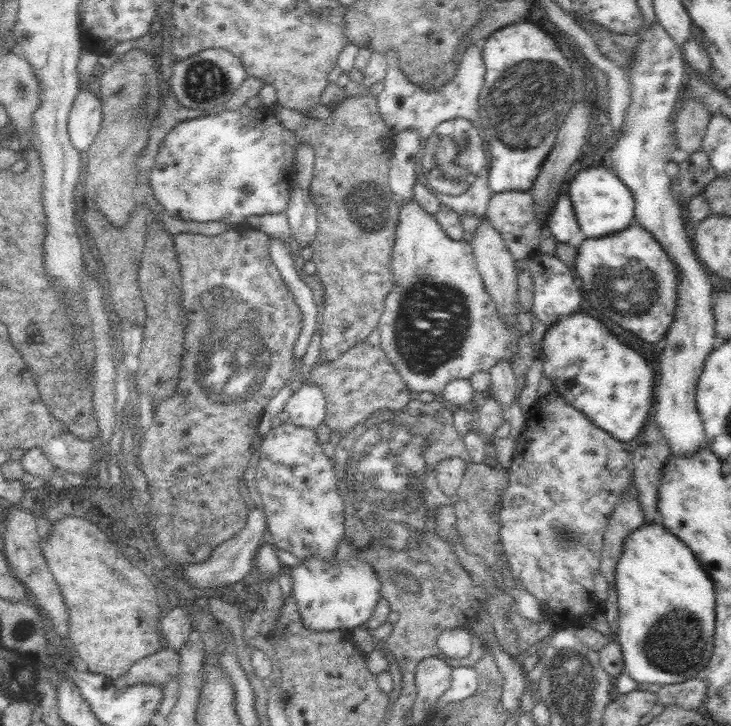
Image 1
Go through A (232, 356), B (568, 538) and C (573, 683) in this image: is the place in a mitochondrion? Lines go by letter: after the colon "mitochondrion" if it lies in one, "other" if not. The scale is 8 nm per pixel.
A: mitochondrion
B: mitochondrion
C: mitochondrion

